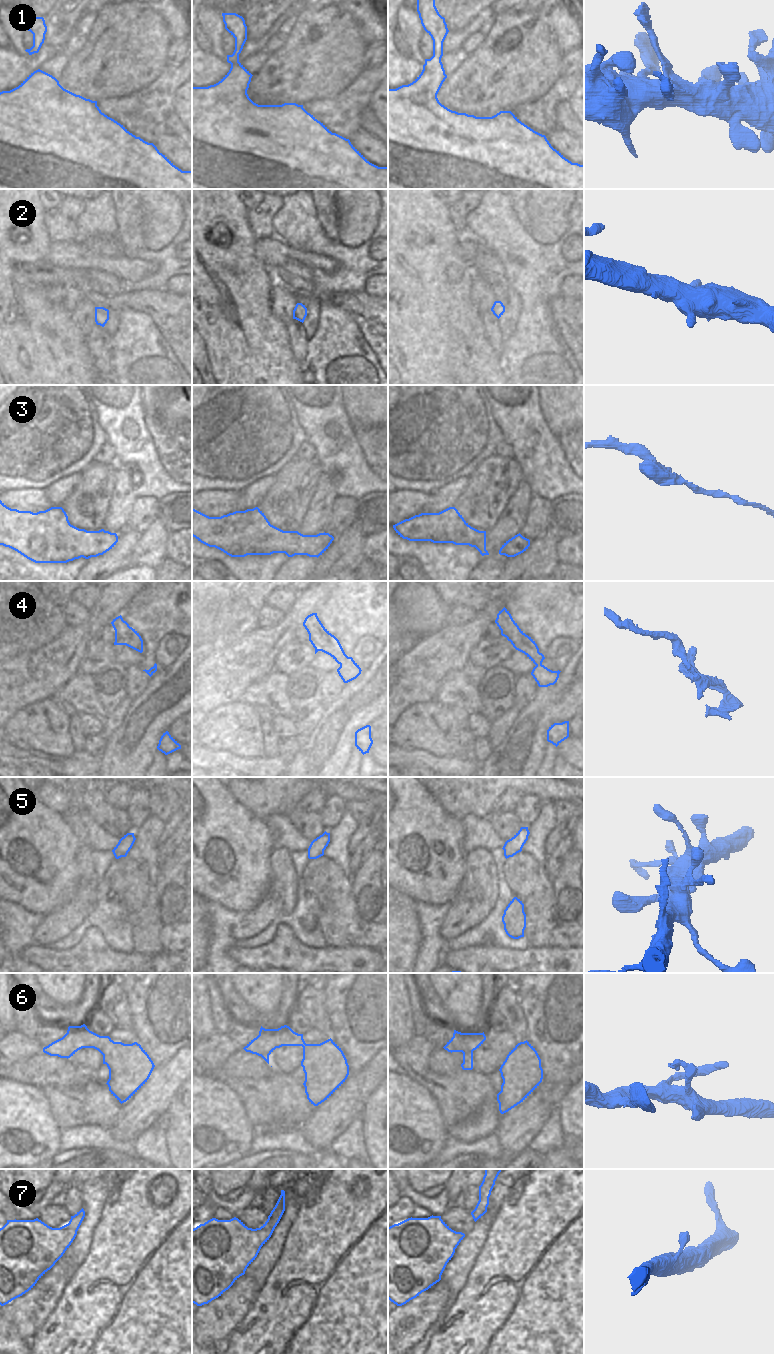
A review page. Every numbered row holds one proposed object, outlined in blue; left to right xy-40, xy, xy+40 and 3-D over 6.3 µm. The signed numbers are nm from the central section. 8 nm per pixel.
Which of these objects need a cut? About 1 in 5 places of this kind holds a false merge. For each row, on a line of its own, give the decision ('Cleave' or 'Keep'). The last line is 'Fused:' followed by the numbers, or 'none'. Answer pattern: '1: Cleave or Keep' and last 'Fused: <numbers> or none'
1: Keep
2: Keep
3: Keep
4: Cleave
5: Keep
6: Keep
7: Keep
Fused: 4.

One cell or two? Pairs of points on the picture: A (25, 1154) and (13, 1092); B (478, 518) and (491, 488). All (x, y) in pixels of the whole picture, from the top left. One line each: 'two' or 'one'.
A: one
B: one

